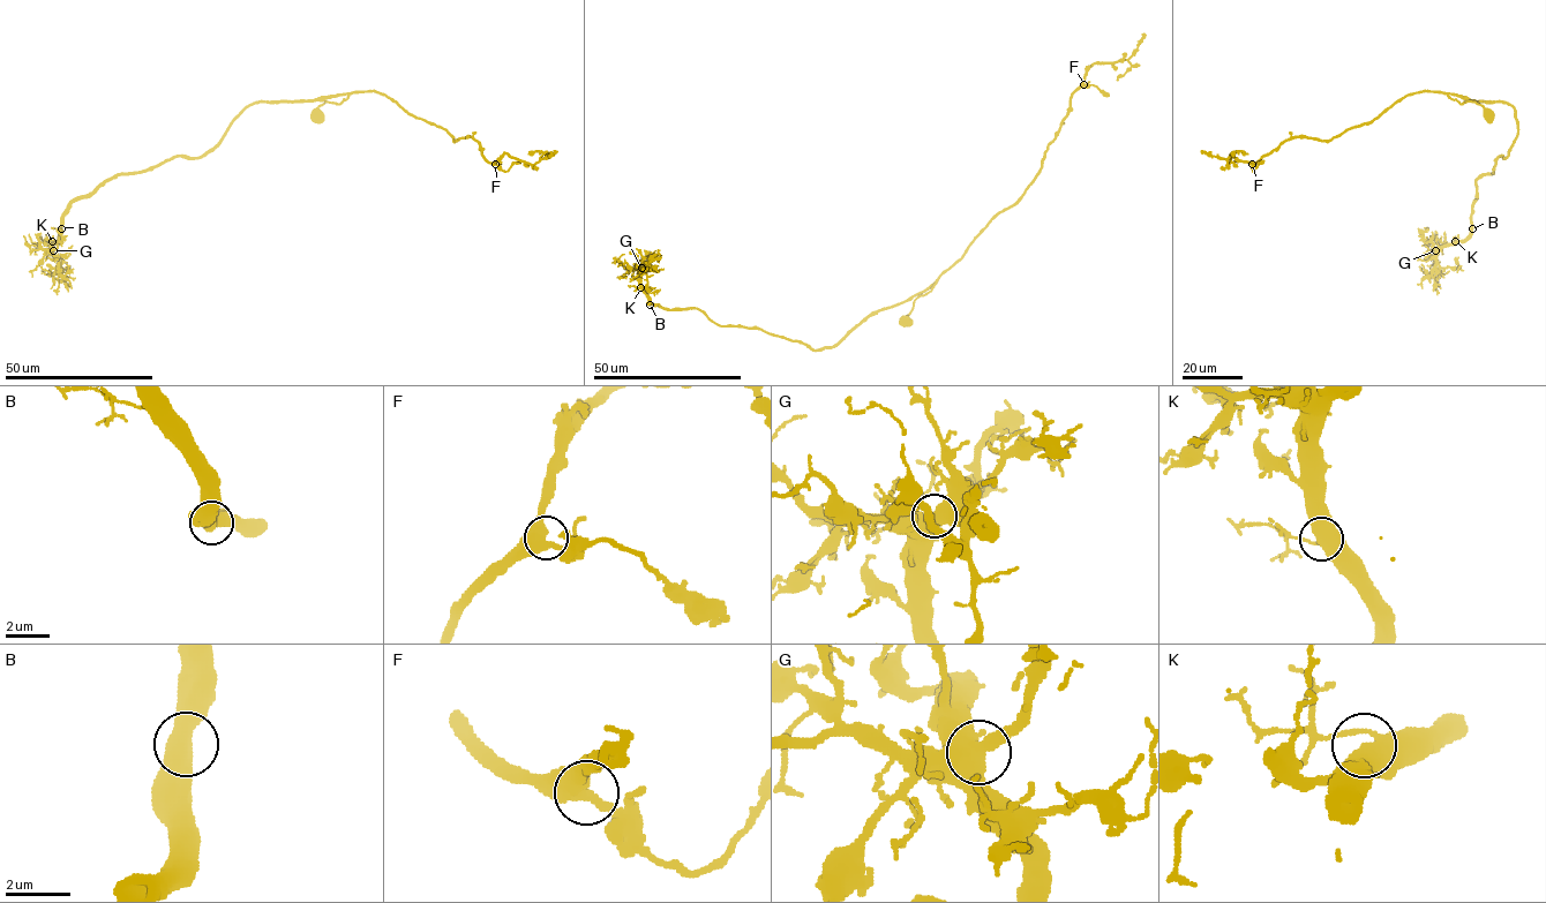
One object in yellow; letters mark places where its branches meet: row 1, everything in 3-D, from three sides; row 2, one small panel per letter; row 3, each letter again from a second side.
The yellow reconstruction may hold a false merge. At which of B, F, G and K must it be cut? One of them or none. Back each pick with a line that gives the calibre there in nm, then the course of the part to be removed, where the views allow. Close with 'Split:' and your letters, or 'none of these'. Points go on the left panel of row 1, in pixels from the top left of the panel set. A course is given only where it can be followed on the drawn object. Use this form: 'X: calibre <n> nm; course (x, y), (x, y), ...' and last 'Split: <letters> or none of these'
Split: none of these

